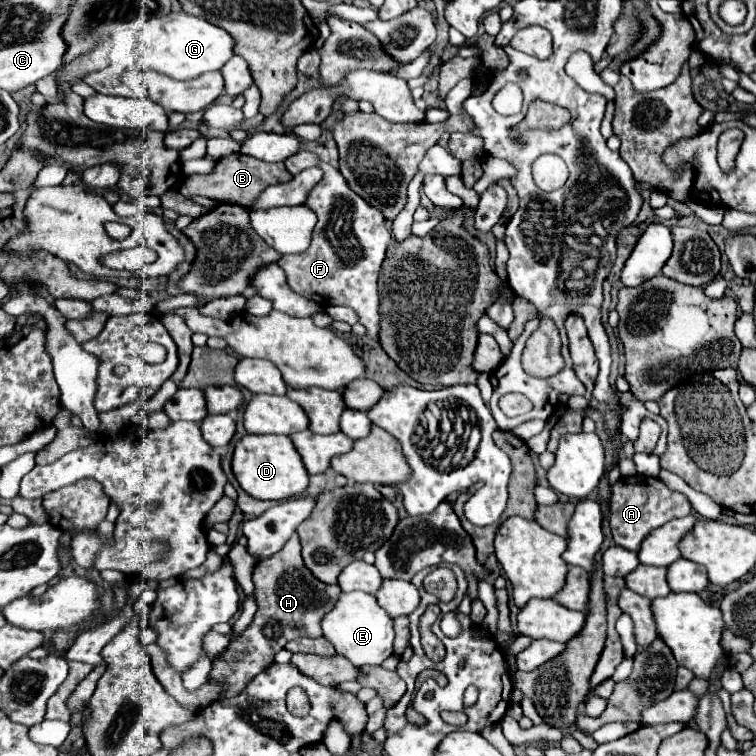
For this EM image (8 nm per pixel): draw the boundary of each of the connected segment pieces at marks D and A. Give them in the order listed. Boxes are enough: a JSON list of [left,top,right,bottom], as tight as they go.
[[232,435,308,499],[610,475,692,551]]

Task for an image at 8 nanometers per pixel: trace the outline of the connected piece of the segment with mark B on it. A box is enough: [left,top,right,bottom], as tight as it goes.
[218,153,290,205]

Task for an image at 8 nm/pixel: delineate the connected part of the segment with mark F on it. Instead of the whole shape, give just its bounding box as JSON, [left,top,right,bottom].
[278,163,392,341]

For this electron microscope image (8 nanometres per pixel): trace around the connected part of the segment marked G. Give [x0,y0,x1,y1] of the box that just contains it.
[136,11,234,81]

